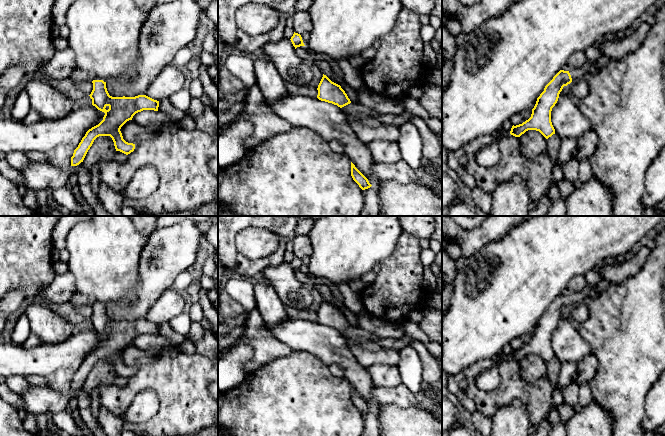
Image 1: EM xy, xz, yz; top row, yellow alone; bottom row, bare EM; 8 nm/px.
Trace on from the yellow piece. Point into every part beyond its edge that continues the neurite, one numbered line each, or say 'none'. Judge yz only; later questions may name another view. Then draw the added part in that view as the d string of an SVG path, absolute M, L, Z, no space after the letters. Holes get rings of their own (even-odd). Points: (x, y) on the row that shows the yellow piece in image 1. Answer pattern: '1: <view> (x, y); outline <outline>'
1: yz (581, 73); outline M587 61L582 67L569 71L572 82L583 80L593 73L593 63Z

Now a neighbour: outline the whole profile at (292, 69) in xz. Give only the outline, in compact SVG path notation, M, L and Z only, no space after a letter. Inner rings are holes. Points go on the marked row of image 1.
M283 38L277 43L268 43L260 54L269 58L285 83L304 86L313 79L311 63L297 56L290 39Z

